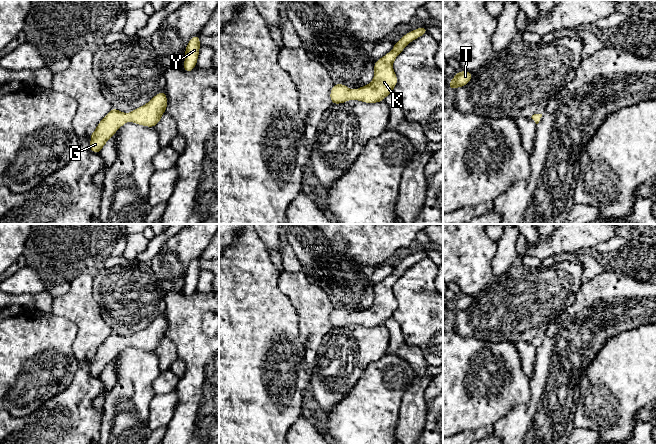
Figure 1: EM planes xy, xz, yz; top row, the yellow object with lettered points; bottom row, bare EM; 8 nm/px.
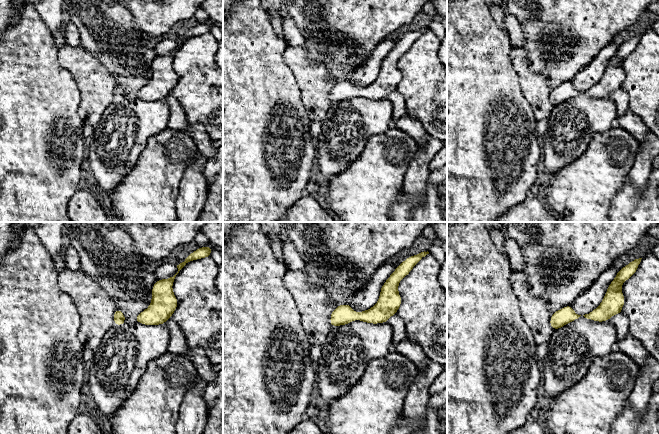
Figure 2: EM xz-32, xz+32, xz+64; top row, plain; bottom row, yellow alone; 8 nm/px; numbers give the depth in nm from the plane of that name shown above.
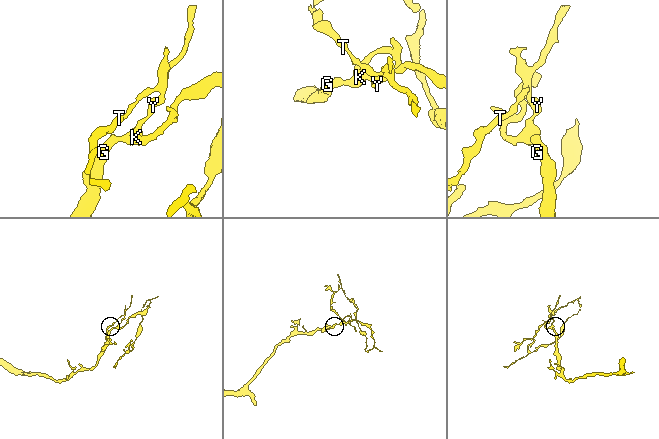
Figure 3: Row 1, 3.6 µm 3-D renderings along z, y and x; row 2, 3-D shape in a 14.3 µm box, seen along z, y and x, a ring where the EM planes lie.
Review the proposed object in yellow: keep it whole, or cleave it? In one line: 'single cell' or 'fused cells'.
single cell

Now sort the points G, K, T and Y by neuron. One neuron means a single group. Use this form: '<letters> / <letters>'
G K T Y

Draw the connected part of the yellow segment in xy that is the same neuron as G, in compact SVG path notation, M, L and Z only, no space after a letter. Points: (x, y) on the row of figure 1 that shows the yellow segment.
M165 91L159 92L145 105L129 112L128 114L112 108L109 113L98 123L95 131L90 134L89 149L100 153L106 142L114 136L117 130L127 123L156 127L163 113L167 110L167 95Z

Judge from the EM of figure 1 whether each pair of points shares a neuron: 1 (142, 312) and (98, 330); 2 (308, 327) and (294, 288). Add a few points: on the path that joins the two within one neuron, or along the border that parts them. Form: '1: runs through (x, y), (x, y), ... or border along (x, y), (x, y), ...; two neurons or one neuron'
1: border along (98, 305), (102, 319), (113, 331); two neurons
2: runs through (308, 317), (308, 302), (304, 298); one neuron

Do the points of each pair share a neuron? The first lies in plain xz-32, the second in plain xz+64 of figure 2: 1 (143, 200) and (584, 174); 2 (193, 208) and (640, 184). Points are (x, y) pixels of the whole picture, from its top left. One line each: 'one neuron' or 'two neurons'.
1: one neuron
2: one neuron

